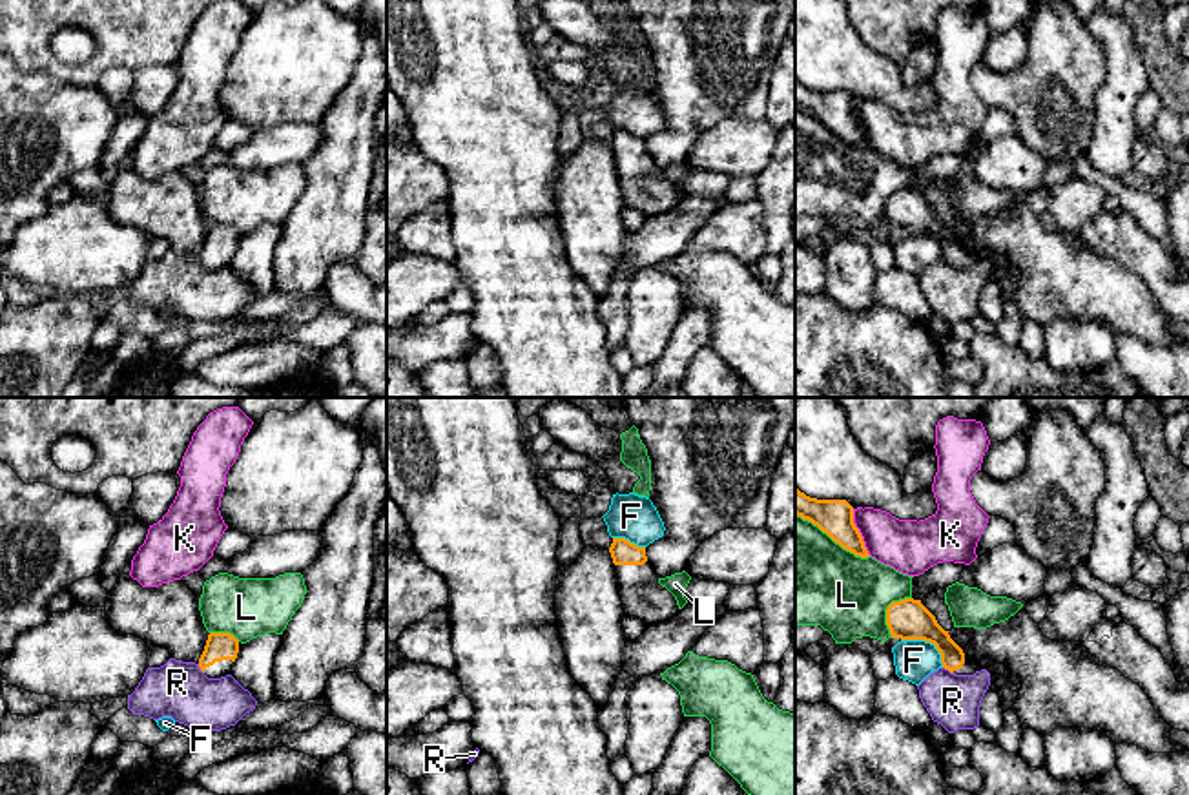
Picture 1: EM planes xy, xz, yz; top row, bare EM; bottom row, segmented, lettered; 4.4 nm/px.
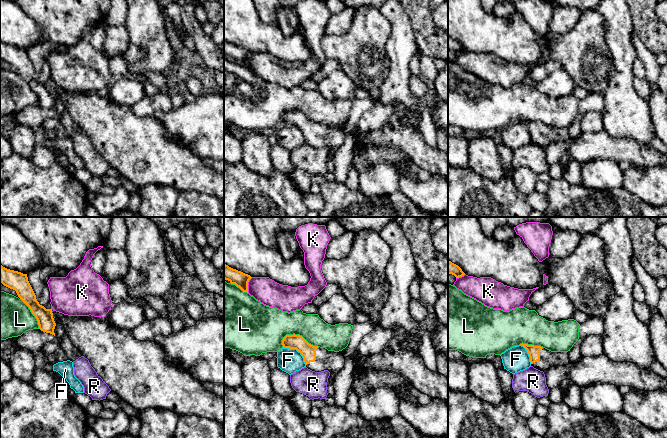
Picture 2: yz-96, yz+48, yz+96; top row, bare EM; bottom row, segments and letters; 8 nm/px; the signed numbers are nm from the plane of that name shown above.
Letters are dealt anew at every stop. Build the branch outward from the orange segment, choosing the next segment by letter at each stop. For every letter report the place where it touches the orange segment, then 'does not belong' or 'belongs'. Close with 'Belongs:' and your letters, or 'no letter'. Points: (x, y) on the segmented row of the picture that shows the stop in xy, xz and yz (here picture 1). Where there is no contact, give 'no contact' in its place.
F: yz (929, 640) | does not belong
K: yz (859, 533) | does not belong
L: yz (832, 538) | does not belong
R: yz (949, 670) | does not belong
Belongs: no letter

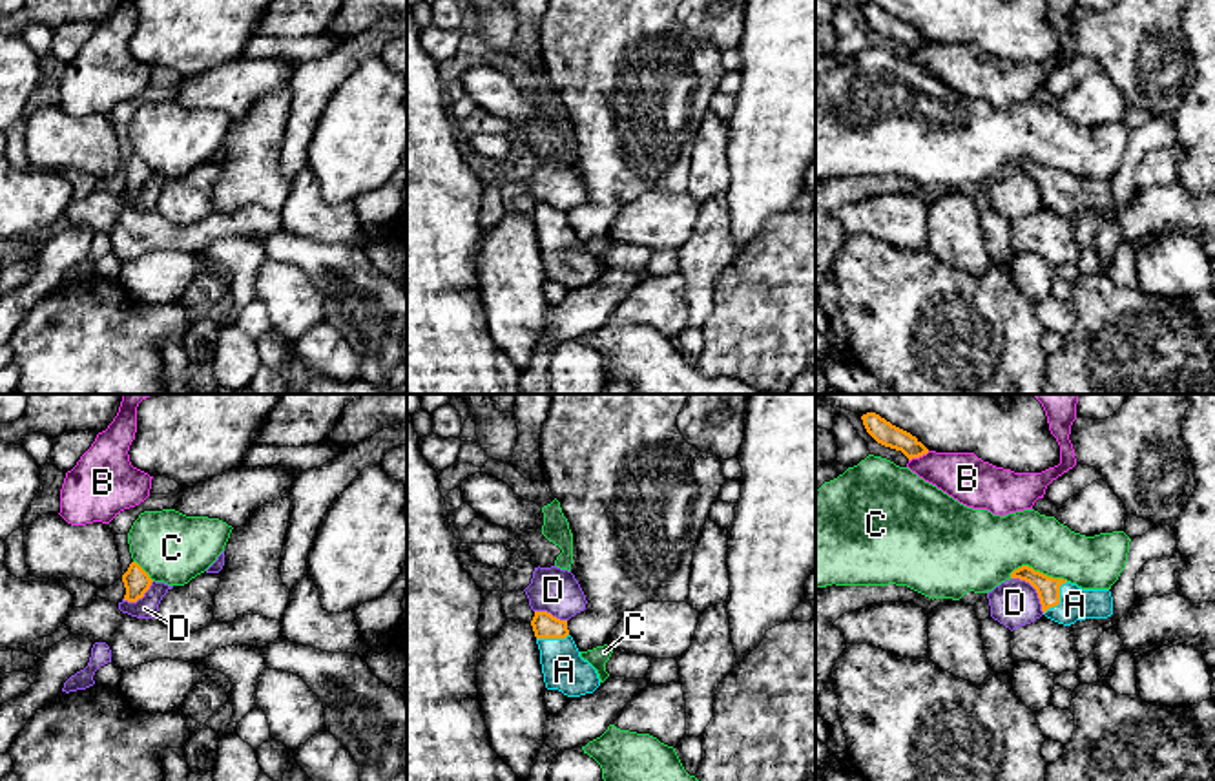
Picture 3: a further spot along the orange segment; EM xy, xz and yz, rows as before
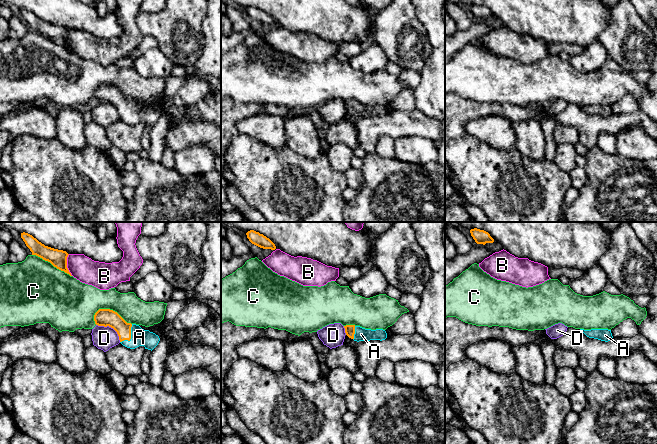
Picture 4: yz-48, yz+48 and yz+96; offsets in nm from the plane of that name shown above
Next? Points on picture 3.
A: yz (1059, 599) | belongs
B: yz (918, 457) | does not belong
C: yz (1038, 572) | does not belong
D: yz (1035, 588) | does not belong
Belongs: A

